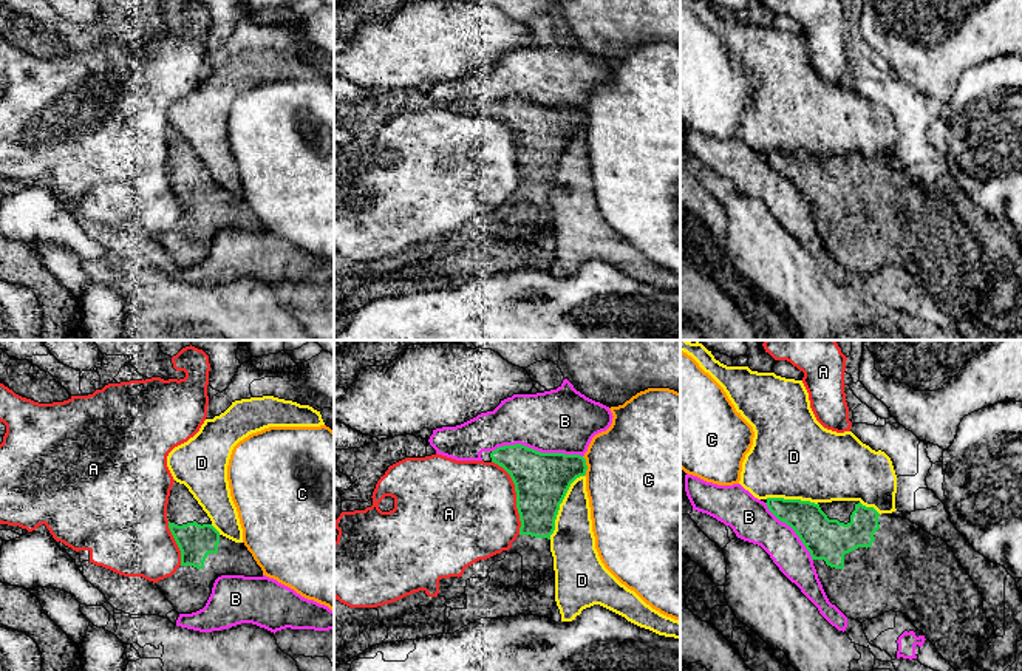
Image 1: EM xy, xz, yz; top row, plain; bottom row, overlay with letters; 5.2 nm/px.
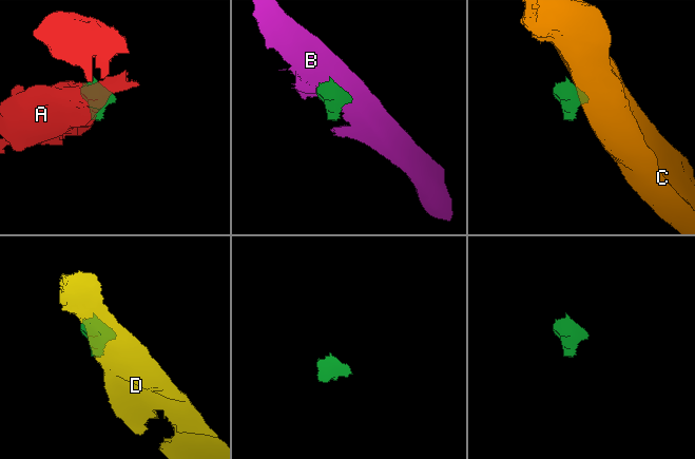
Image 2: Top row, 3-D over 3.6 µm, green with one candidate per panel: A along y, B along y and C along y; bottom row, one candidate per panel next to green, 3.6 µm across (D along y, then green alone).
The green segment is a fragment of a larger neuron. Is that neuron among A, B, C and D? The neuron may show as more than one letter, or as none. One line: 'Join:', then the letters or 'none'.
Join: none

